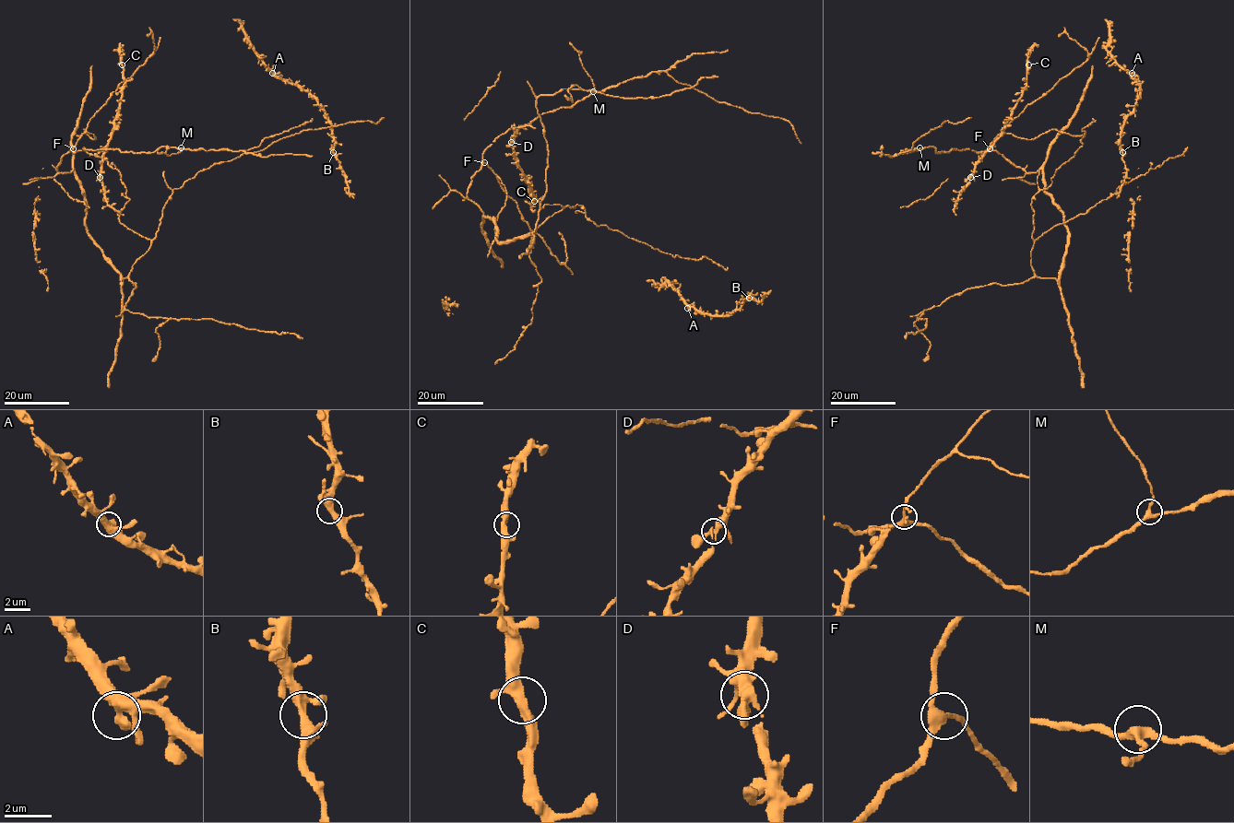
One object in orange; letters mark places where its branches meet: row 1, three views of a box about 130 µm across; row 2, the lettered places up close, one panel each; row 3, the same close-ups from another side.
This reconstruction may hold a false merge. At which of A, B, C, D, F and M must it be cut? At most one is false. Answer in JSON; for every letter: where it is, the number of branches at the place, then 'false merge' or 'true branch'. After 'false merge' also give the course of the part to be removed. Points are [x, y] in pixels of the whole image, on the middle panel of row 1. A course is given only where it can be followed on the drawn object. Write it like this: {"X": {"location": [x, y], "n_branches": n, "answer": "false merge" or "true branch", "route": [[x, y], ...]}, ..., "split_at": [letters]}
{"A": {"location": [687, 308], "n_branches": 3, "answer": "true branch"}, "B": {"location": [749, 298], "n_branches": 3, "answer": "true branch"}, "C": {"location": [534, 201], "n_branches": 3, "answer": "true branch"}, "D": {"location": [511, 142], "n_branches": 3, "answer": "true branch"}, "F": {"location": [484, 162], "n_branches": 3, "answer": "true branch"}, "M": {"location": [593, 91], "n_branches": 3, "answer": "true branch"}, "split_at": []}

